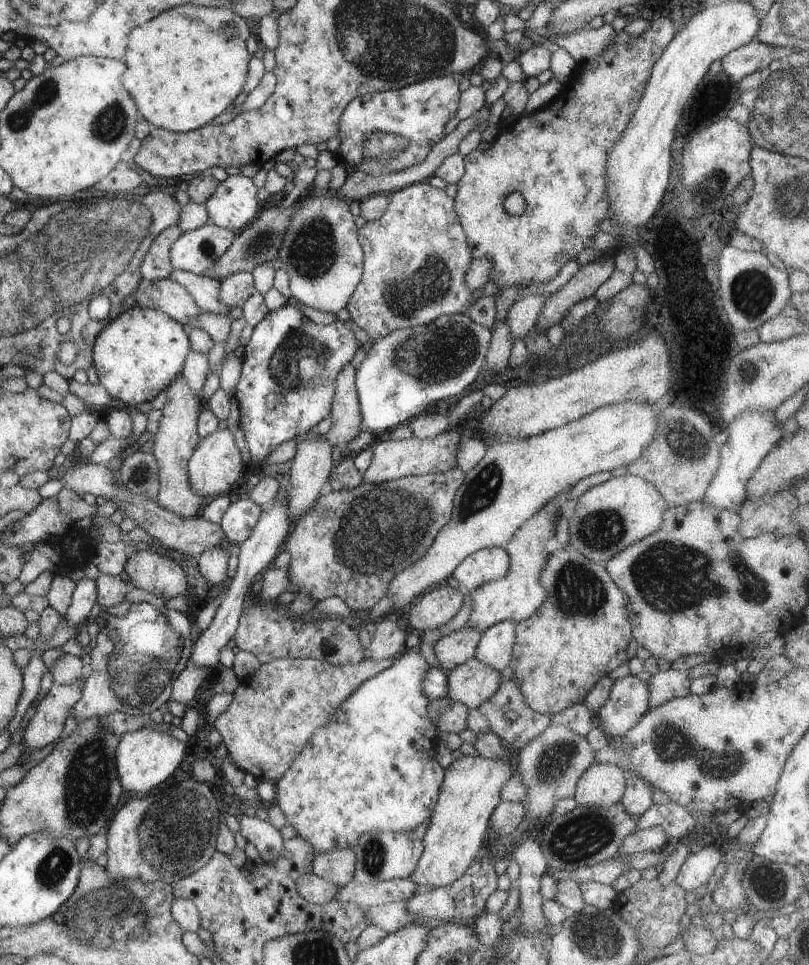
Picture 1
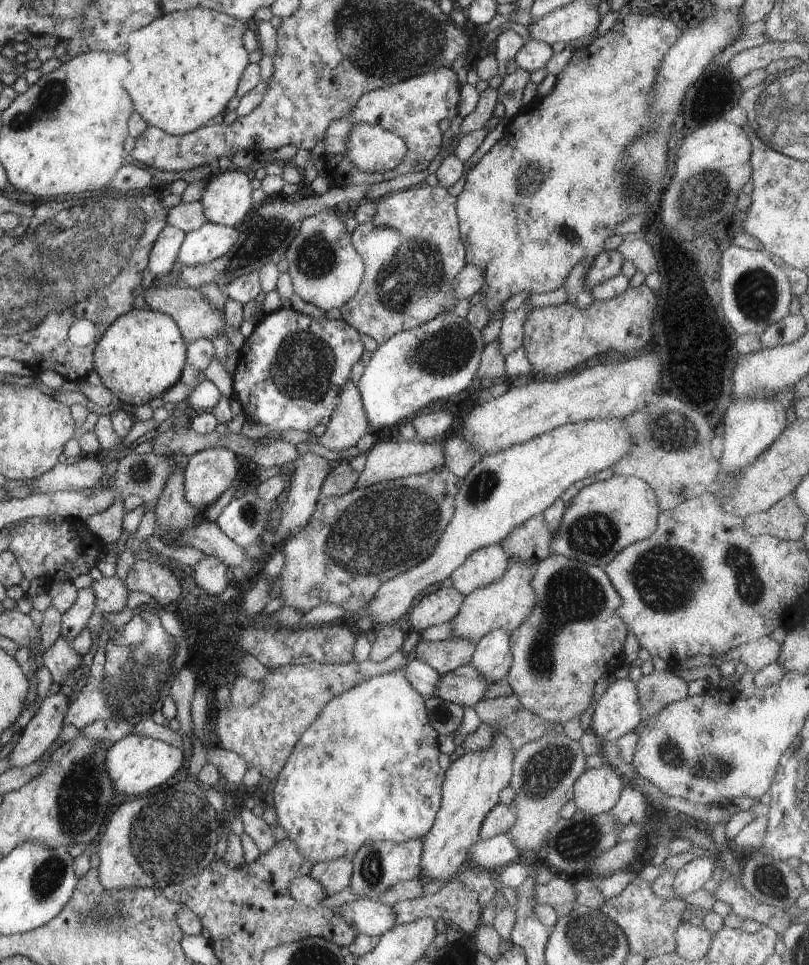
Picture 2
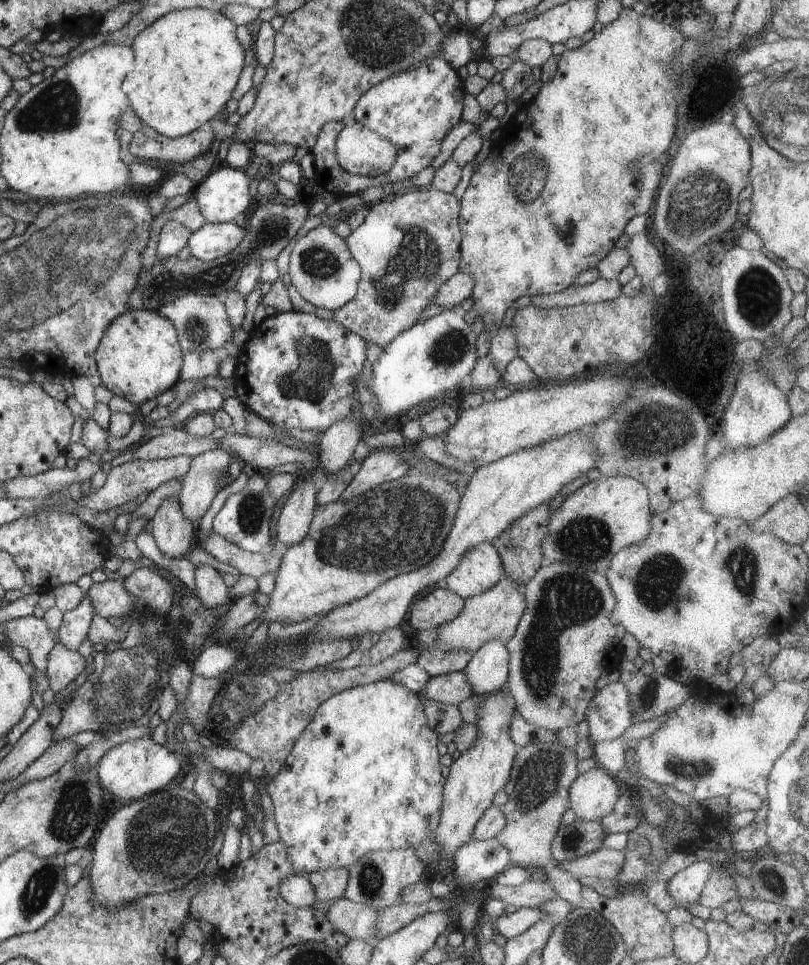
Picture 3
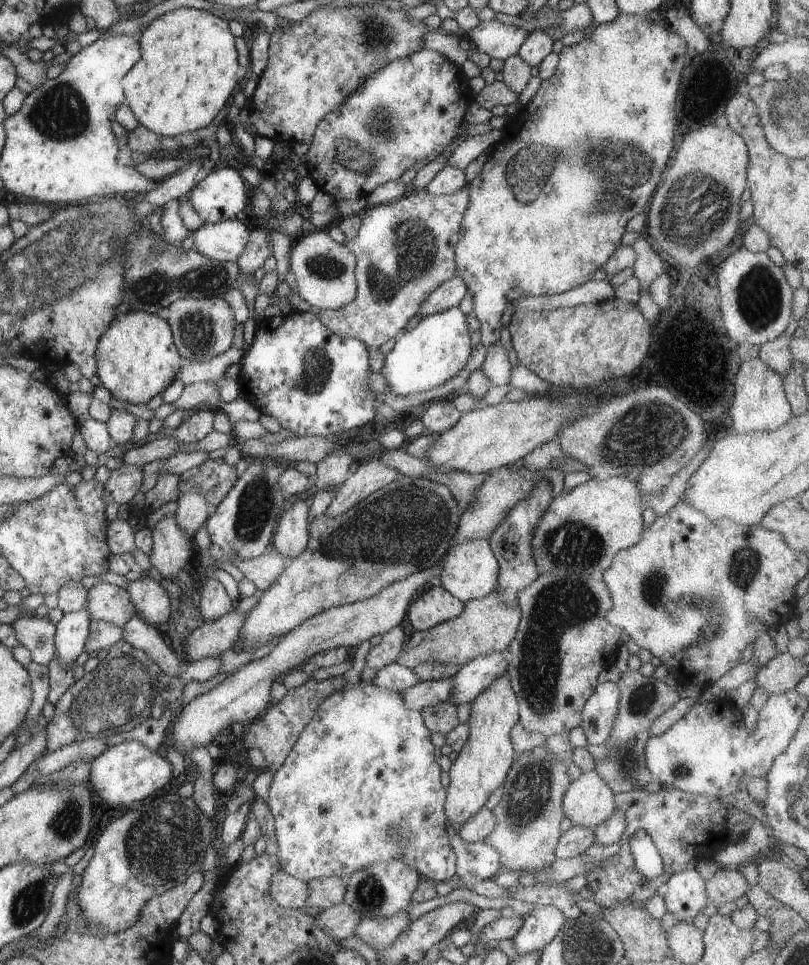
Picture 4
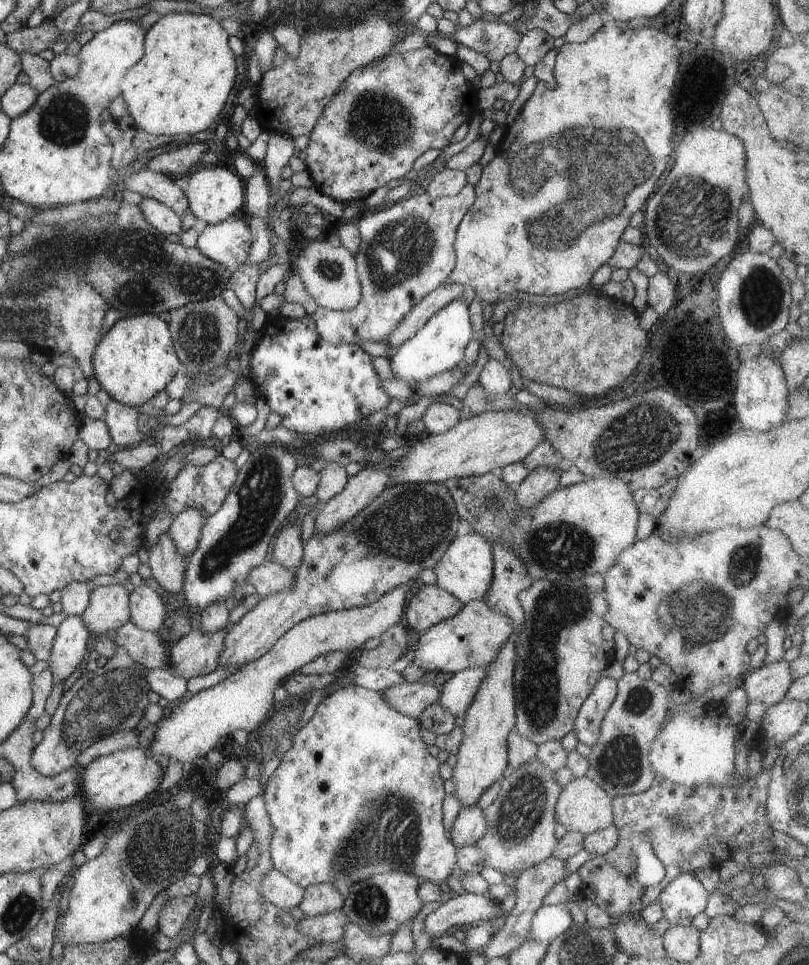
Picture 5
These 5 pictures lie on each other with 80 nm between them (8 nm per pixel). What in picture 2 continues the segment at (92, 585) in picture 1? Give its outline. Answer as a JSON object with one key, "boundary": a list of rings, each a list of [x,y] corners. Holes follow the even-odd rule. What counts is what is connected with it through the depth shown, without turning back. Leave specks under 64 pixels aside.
{"boundary":[[[91,588],[80,589],[72,608],[61,616],[61,636],[72,644],[73,640],[87,627],[95,608],[95,594]]]}

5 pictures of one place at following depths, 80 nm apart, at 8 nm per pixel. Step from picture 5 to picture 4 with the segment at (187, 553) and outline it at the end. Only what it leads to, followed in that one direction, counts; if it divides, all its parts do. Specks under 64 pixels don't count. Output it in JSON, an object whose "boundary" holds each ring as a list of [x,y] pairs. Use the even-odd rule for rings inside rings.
{"boundary":[[[188,488],[184,494],[178,498],[178,508],[176,509],[176,524],[186,530],[188,536],[194,537],[200,527],[212,514],[210,504],[206,502],[204,494],[200,490]]]}

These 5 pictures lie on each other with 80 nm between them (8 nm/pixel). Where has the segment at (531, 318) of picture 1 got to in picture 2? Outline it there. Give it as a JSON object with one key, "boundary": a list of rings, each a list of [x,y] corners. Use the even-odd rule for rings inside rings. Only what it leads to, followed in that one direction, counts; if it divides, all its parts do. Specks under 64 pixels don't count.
{"boundary":[[[524,302],[516,312],[504,313],[501,331],[497,338],[498,351],[500,351],[502,356],[507,357],[522,346],[523,324],[530,308],[531,307]]]}

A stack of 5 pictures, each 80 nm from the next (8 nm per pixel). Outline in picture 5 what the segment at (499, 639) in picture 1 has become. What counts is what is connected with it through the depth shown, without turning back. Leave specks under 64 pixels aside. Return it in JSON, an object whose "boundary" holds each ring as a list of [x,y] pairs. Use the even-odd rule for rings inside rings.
{"boundary":[[[472,667],[453,674],[442,686],[437,700],[452,716],[462,716],[472,704],[480,681],[489,667]]]}

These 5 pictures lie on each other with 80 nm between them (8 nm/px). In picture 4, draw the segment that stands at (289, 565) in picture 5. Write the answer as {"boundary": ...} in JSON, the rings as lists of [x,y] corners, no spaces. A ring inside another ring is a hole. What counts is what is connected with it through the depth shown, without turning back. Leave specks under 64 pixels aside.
{"boundary":[[[291,499],[288,509],[279,517],[272,546],[287,560],[297,556],[307,546],[310,528],[311,500]]]}

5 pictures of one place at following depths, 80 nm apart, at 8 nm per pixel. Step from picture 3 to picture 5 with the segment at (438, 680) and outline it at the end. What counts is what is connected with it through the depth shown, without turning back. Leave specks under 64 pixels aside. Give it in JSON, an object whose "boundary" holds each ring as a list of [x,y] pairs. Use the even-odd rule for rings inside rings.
{"boundary":[[[402,682],[389,686],[379,692],[381,697],[391,704],[392,708],[402,714],[418,719],[419,714],[431,704],[437,702],[441,695],[441,686]]]}

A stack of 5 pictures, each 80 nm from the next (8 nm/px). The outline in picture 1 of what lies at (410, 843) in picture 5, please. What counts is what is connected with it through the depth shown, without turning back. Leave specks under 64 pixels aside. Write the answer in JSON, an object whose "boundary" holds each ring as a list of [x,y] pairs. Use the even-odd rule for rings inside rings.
{"boundary":[[[406,649],[391,667],[369,678],[346,697],[327,725],[314,729],[290,768],[276,780],[273,803],[281,808],[287,825],[296,830],[295,836],[306,840],[318,853],[352,849],[359,836],[370,831],[410,832],[431,821],[445,769],[435,759],[438,732],[428,716],[430,700],[421,691],[422,679],[429,668],[419,649]]]}

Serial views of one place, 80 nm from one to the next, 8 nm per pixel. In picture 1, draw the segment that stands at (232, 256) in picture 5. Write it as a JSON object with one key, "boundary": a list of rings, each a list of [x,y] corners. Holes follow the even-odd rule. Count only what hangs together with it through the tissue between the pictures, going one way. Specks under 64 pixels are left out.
{"boundary":[[[208,222],[193,231],[182,232],[171,249],[171,264],[176,270],[186,270],[194,274],[203,274],[211,269],[219,256],[222,256],[235,241],[237,232],[228,228],[222,228]]]}

